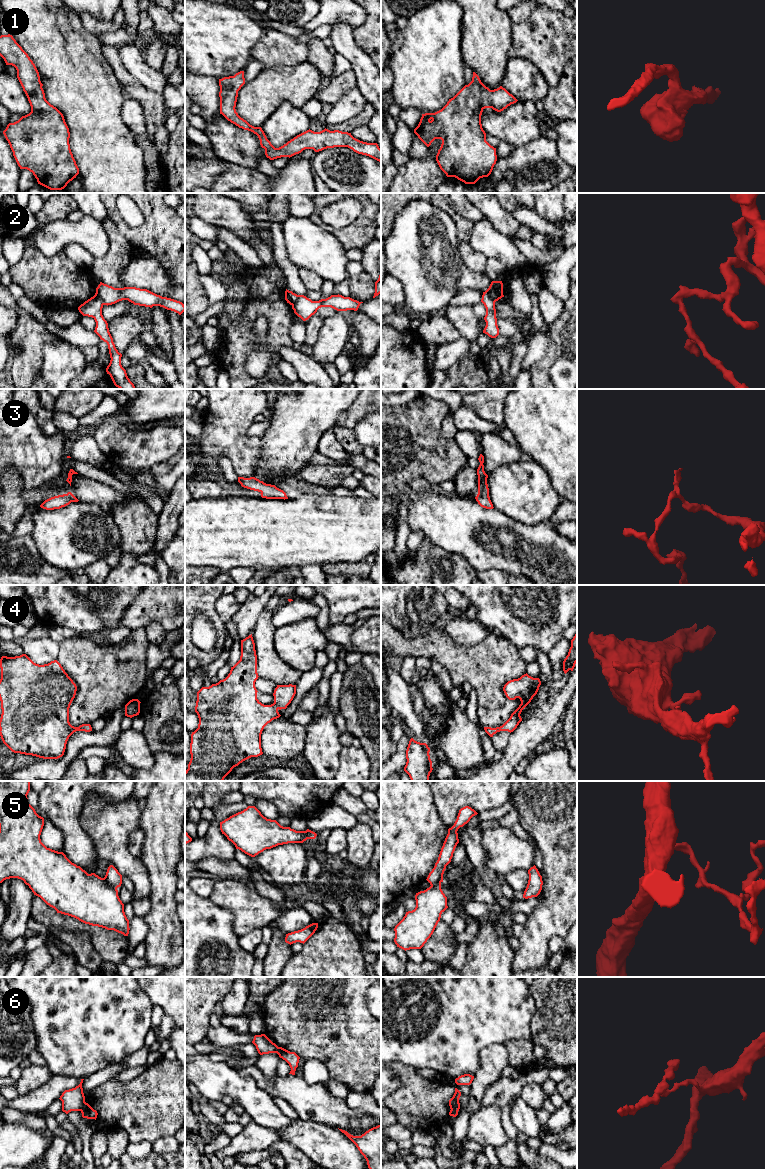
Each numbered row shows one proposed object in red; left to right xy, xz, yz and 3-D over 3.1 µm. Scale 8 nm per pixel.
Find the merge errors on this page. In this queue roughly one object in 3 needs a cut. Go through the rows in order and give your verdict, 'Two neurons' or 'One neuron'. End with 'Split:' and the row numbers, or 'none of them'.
1: One neuron
2: Two neurons
3: One neuron
4: One neuron
5: Two neurons
6: Two neurons
Split: 2, 5, 6

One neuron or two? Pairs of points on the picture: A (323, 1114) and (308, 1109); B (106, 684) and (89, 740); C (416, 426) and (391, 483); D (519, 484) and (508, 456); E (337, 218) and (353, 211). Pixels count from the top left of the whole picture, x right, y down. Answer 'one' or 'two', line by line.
A: one
B: two
C: one
D: two
E: one

